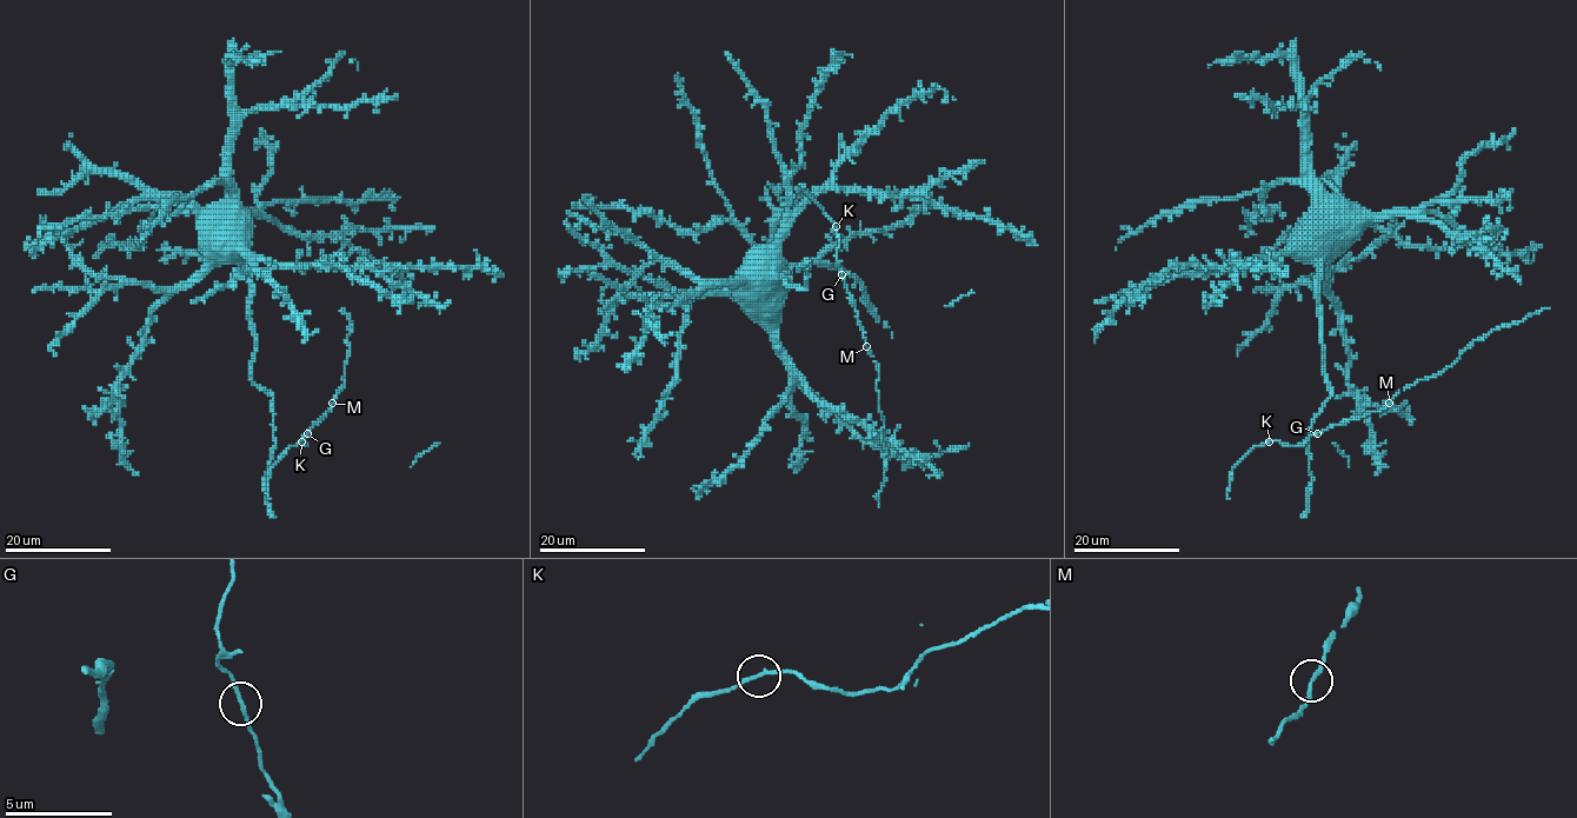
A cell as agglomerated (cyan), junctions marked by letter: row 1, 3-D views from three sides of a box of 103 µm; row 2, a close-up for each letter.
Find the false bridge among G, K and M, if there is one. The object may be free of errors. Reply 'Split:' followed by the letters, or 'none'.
Split: none

